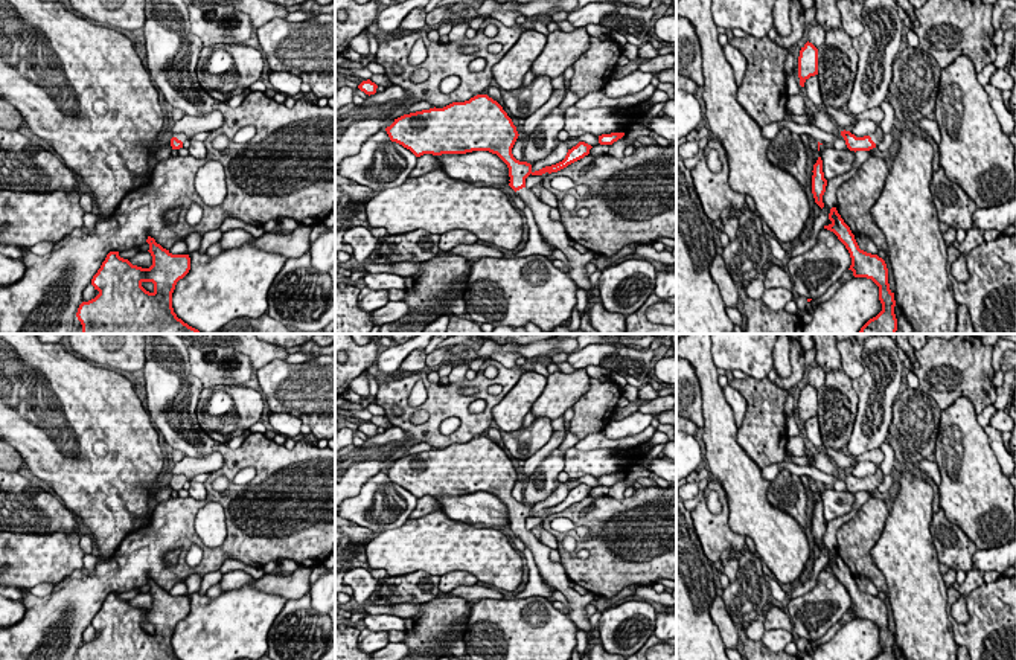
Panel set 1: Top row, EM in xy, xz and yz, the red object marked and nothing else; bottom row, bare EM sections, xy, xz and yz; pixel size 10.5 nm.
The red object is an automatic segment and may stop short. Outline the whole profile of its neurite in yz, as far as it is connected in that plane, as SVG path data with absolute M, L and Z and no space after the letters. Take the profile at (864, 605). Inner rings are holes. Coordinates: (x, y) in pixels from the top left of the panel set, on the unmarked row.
M836 549L830 550L829 561L832 564L829 567L824 567L824 570L833 573L848 591L851 599L851 607L848 611L853 613L855 619L871 620L879 628L879 642L882 645L882 652L873 660L896 660L896 642L894 634L890 631L888 610L885 602L877 596L871 596L859 590L855 576L841 559Z

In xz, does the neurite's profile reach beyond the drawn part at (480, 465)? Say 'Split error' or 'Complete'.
Split error

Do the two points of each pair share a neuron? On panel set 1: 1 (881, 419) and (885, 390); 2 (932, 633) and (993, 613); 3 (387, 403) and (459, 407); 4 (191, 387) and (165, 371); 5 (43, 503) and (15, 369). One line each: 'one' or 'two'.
1: one
2: two
3: one
4: one
5: two

